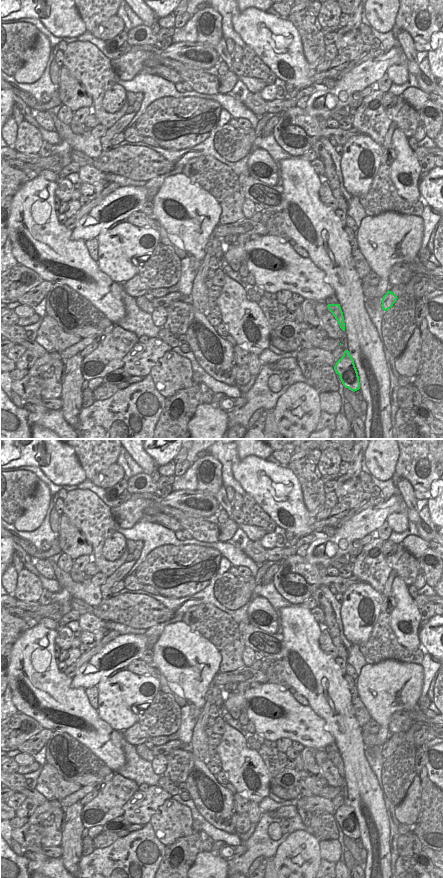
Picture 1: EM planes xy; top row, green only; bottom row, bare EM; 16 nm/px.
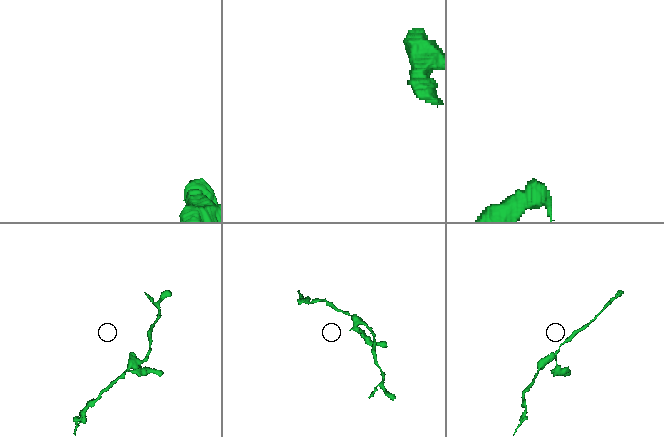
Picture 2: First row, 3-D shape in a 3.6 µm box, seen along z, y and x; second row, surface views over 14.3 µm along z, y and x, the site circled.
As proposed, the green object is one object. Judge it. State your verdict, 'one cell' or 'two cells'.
two cells

